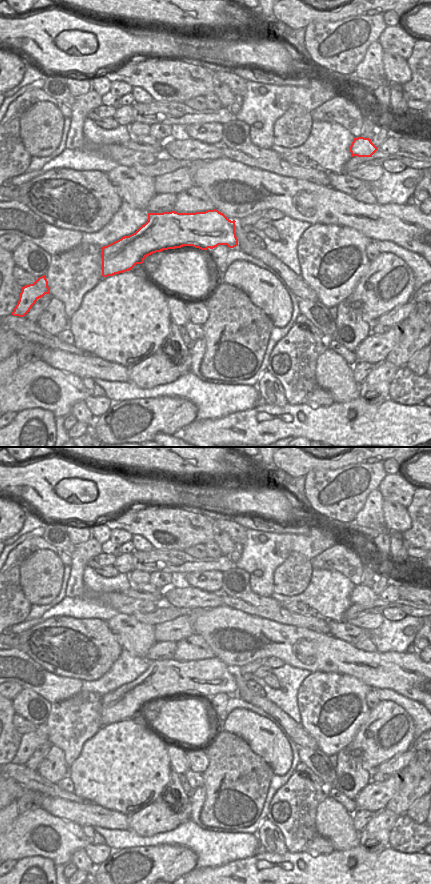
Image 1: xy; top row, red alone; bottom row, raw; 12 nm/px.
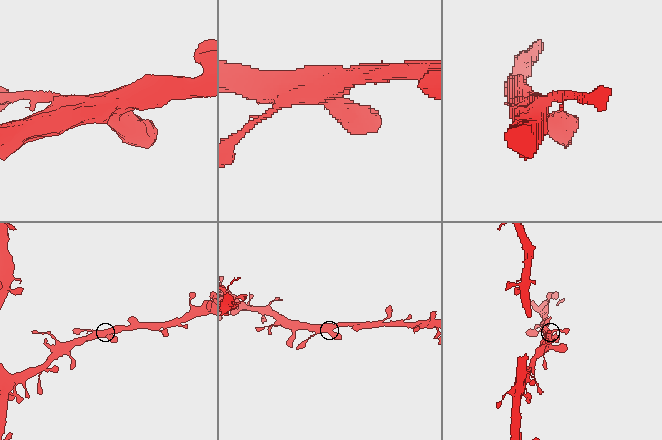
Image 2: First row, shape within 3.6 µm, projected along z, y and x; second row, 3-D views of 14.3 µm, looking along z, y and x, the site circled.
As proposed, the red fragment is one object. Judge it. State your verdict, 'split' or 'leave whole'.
leave whole

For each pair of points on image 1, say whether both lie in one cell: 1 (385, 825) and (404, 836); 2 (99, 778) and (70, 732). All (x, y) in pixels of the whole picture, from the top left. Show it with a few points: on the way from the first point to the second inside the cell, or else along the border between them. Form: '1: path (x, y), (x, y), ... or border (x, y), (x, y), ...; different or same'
1: border (398, 816), (390, 831), (387, 844); different
2: border (96, 732), (83, 744), (79, 756), (69, 767); different

